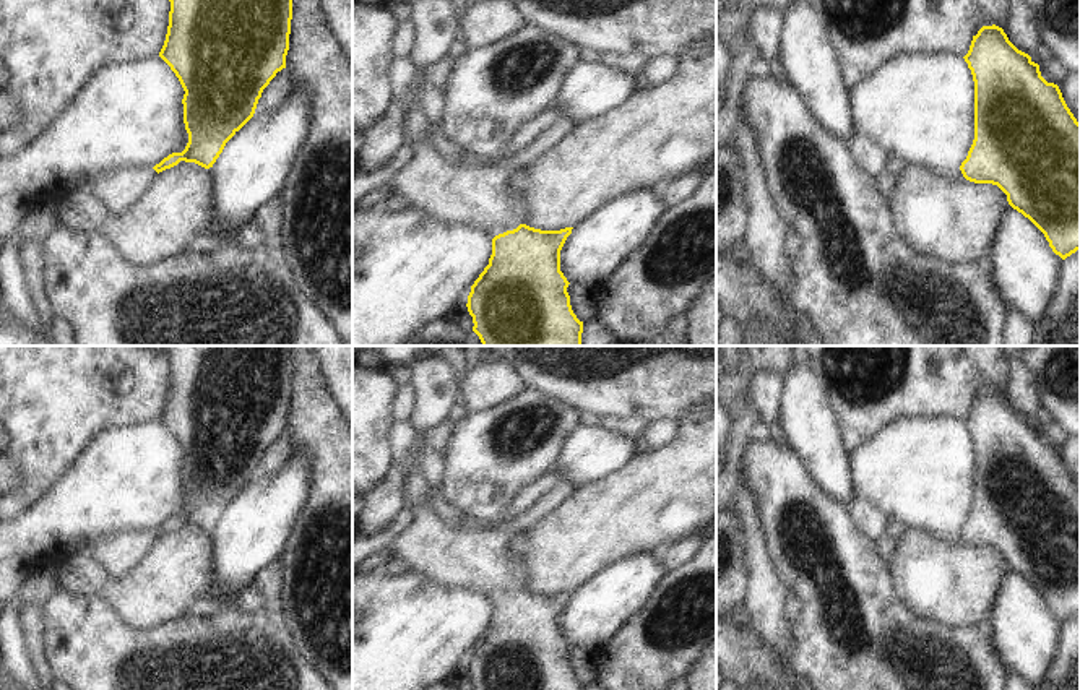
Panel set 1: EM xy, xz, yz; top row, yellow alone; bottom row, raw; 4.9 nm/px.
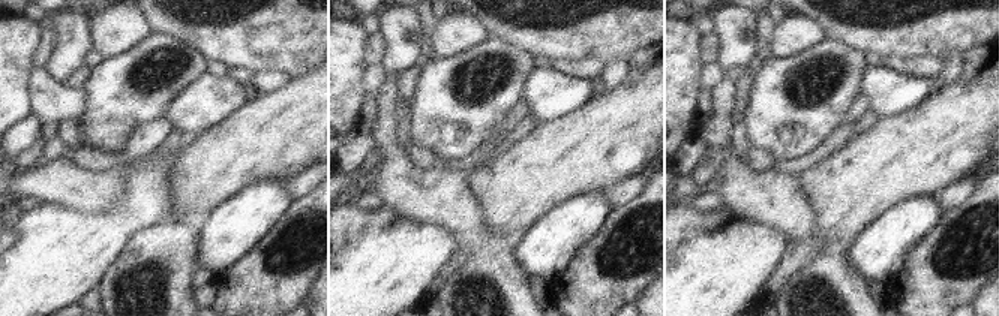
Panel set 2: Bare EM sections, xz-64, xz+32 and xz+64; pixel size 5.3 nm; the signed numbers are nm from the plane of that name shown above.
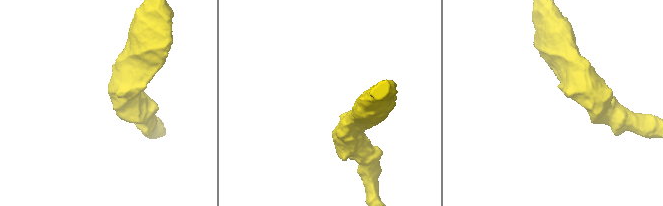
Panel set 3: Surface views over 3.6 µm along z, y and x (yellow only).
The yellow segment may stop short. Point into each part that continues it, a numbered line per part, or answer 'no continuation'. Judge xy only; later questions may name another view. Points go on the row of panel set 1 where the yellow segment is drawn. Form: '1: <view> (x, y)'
1: xy (119, 189)

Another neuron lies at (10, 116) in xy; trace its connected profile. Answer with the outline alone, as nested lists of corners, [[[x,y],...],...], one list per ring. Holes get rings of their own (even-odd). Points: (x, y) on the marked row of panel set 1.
[[[5,88],[0,91],[0,133],[11,132],[21,122],[21,112],[18,102],[11,93]]]

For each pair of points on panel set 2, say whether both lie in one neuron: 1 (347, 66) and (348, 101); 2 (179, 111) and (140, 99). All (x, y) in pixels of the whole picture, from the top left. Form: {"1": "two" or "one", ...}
{"1": "one", "2": "two"}

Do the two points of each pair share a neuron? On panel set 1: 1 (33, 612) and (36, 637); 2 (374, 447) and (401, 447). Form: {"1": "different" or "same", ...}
{"1": "same", "2": "different"}

